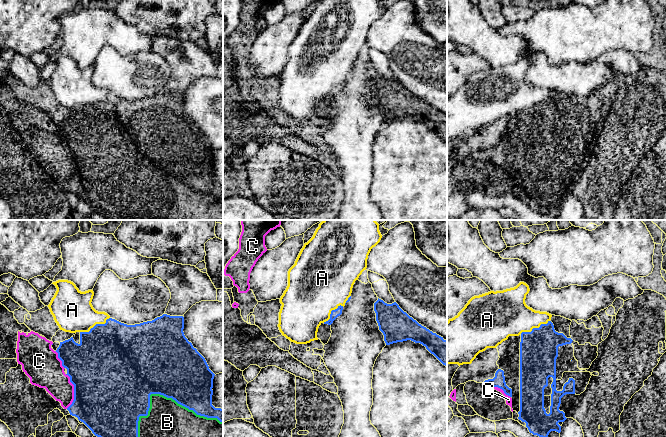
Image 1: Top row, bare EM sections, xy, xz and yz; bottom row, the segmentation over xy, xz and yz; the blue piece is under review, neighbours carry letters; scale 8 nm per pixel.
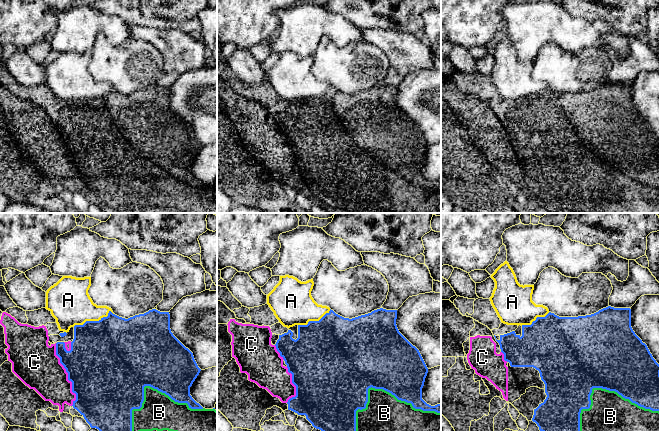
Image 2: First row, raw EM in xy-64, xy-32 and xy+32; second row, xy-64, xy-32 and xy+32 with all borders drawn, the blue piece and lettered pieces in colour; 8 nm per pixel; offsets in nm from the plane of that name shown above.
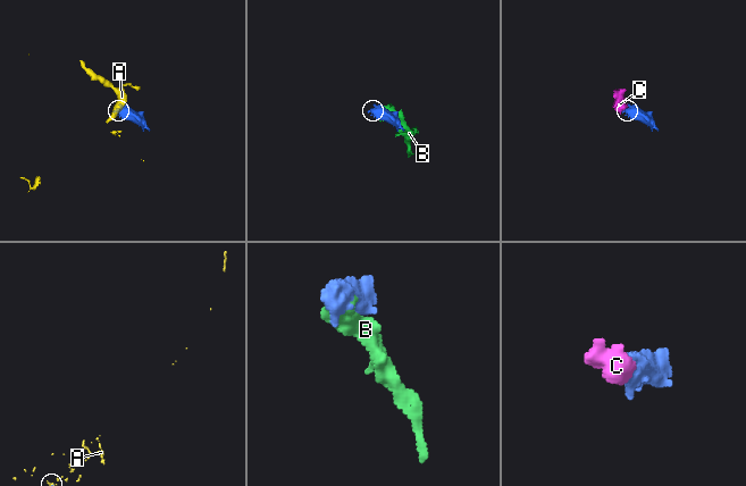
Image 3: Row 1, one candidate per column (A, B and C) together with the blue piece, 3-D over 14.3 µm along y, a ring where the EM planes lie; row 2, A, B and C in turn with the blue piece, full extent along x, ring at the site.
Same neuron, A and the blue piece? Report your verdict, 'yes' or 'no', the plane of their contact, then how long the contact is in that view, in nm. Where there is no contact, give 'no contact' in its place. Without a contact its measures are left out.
no; contact in xy; length 260 nm

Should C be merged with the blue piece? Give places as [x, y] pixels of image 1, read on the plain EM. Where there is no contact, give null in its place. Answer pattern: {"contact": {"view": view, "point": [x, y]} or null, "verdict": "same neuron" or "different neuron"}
{"contact": {"view": "xy", "point": [74, 167]}, "verdict": "same neuron"}

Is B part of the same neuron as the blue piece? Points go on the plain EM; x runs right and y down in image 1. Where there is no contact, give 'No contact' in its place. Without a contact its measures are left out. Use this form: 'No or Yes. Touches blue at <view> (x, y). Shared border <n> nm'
Yes. Touches blue at xy (161, 170). Shared border 700 nm

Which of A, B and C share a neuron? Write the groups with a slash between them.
A / B C

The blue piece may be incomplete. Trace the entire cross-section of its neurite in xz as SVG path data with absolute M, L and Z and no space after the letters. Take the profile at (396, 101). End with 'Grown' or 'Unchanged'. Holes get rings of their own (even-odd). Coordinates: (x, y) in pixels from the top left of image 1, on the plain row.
M378 74L374 87L386 121L407 116L420 119L447 143L447 116L419 100L396 78L387 80Z. Unchanged

